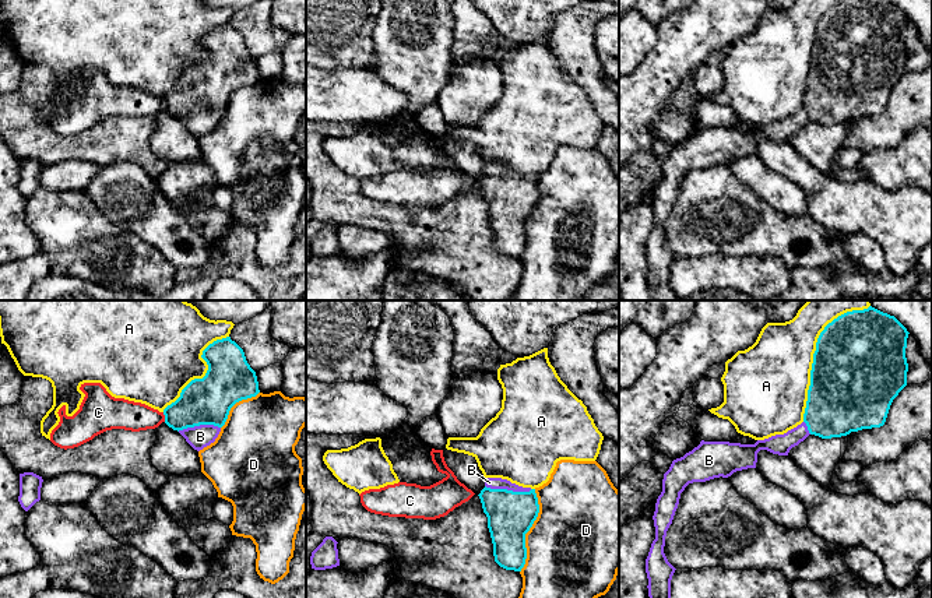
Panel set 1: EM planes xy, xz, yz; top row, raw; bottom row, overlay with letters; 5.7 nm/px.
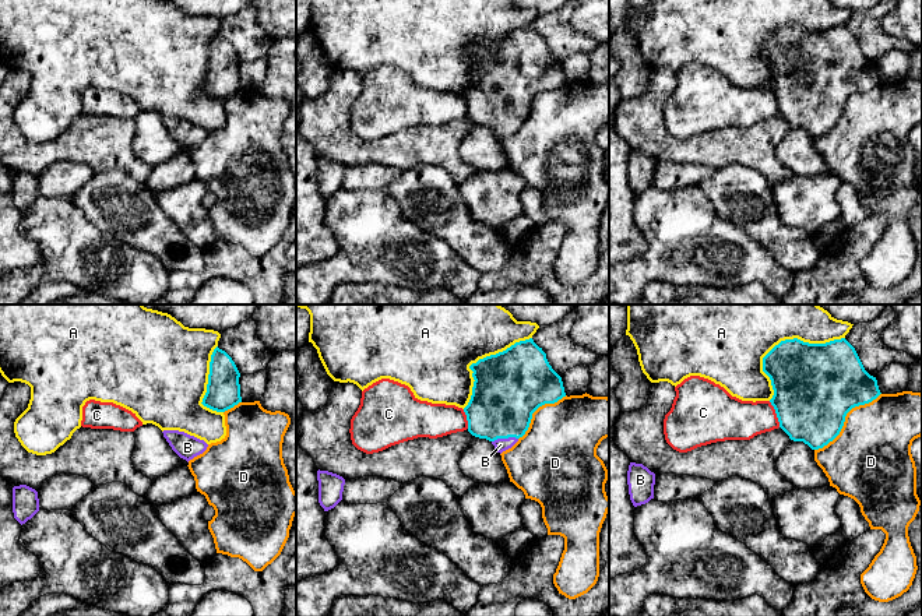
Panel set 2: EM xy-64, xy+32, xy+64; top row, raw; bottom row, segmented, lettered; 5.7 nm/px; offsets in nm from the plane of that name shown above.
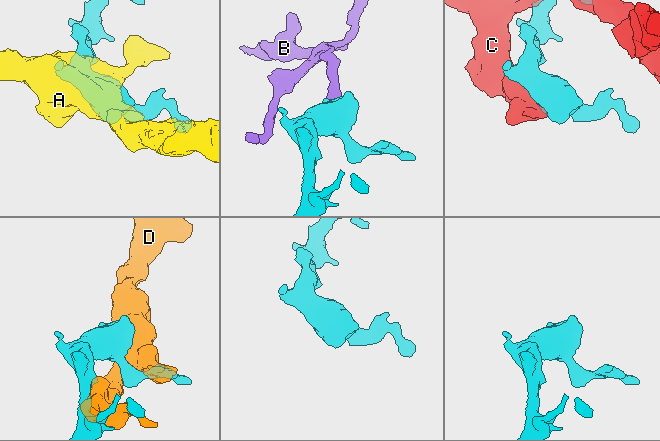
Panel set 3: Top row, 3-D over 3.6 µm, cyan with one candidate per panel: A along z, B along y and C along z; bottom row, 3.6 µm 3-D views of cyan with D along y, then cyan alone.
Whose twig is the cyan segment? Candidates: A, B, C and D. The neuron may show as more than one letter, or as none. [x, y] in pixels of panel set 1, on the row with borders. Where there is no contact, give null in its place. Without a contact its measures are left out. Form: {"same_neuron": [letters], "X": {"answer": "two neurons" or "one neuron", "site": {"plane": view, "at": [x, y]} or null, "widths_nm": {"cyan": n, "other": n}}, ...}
{"same_neuron": ["B"], "A": {"answer": "two neurons", "site": {"plane": "yz", "at": [815, 352]}, "widths_nm": {"cyan": 500, "other": 400}}, "B": {"answer": "one neuron", "site": {"plane": "xz", "at": [509, 491]}, "widths_nm": {"cyan": 280, "other": 60}}, "C": {"answer": "two neurons", "site": {"plane": "xy", "at": [165, 417]}, "widths_nm": {"cyan": 280, "other": 180}}, "D": {"answer": "two neurons", "site": {"plane": "xz", "at": [528, 530]}, "widths_nm": {"cyan": 280, "other": 480}}}

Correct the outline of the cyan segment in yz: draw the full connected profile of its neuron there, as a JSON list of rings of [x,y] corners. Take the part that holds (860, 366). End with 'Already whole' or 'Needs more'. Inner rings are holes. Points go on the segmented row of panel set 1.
[[[872,306],[838,316],[824,327],[817,338],[808,401],[801,425],[784,435],[757,440],[755,444],[701,440],[692,451],[672,461],[669,469],[664,474],[662,492],[657,499],[653,516],[655,539],[646,559],[650,598],[671,598],[671,580],[676,569],[668,562],[664,546],[667,531],[672,524],[685,488],[693,482],[706,482],[720,476],[728,478],[736,471],[756,468],[760,450],[788,455],[789,450],[809,435],[831,439],[883,426],[893,400],[907,386],[905,348],[908,334],[907,328],[894,316]]]. Needs more

